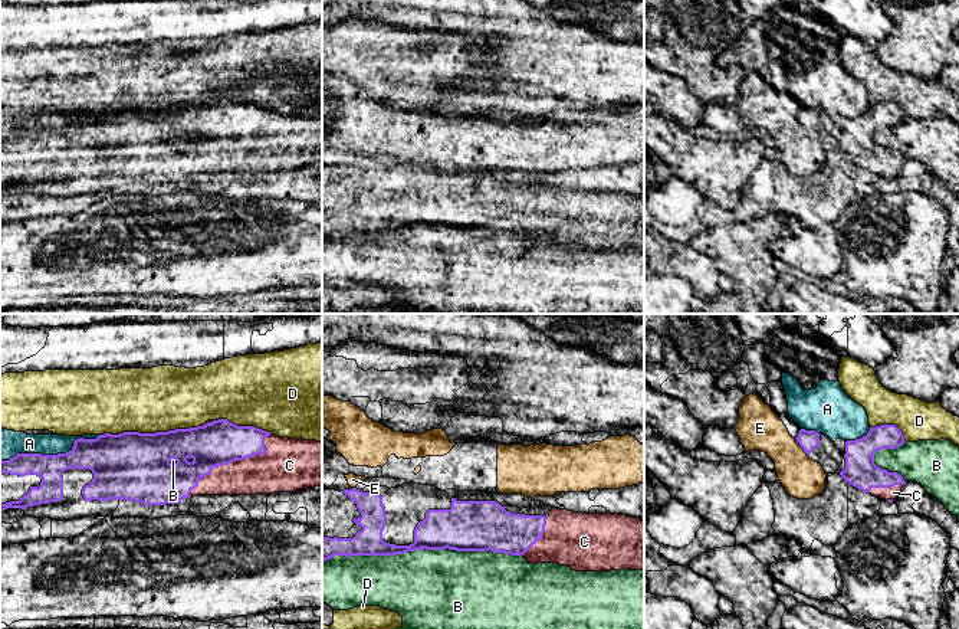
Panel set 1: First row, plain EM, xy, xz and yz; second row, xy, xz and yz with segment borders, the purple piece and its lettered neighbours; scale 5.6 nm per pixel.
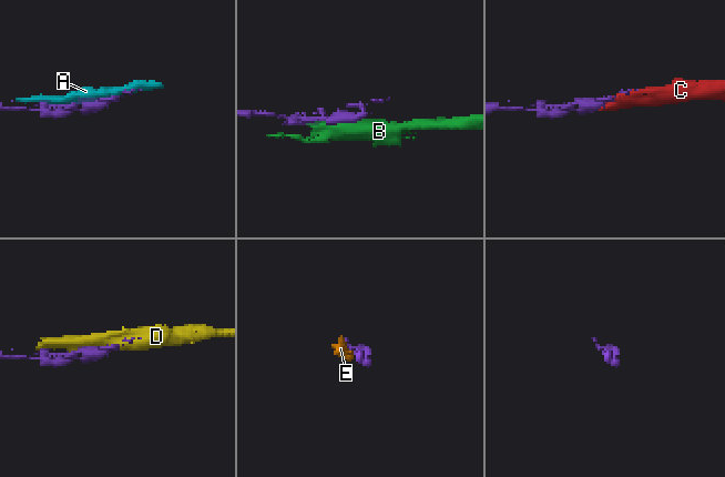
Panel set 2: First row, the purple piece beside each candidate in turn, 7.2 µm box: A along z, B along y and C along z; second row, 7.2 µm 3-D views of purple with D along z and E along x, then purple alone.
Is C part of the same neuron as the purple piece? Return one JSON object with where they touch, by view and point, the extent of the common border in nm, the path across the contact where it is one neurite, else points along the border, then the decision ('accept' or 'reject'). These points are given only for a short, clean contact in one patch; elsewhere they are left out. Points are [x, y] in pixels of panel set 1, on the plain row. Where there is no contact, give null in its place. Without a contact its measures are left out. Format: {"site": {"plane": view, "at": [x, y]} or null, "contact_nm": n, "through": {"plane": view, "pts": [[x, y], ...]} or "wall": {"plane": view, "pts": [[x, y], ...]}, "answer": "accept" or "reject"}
{"site": {"plane": "xy", "at": [235, 137]}, "contact_nm": 550, "answer": "accept"}

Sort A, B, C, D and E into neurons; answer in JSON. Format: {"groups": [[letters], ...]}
{"groups": [["A"], ["B"], ["C"], ["D"], ["E"]]}

